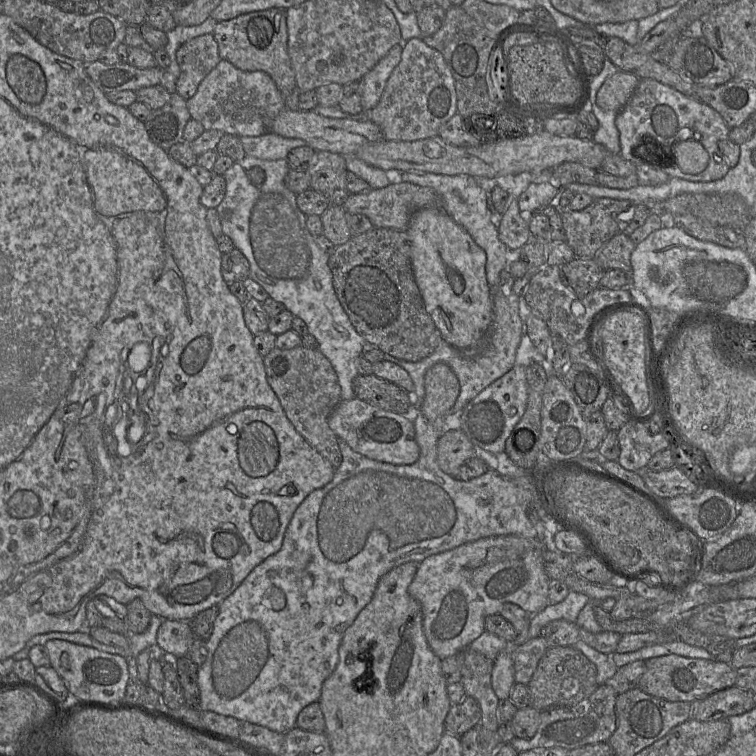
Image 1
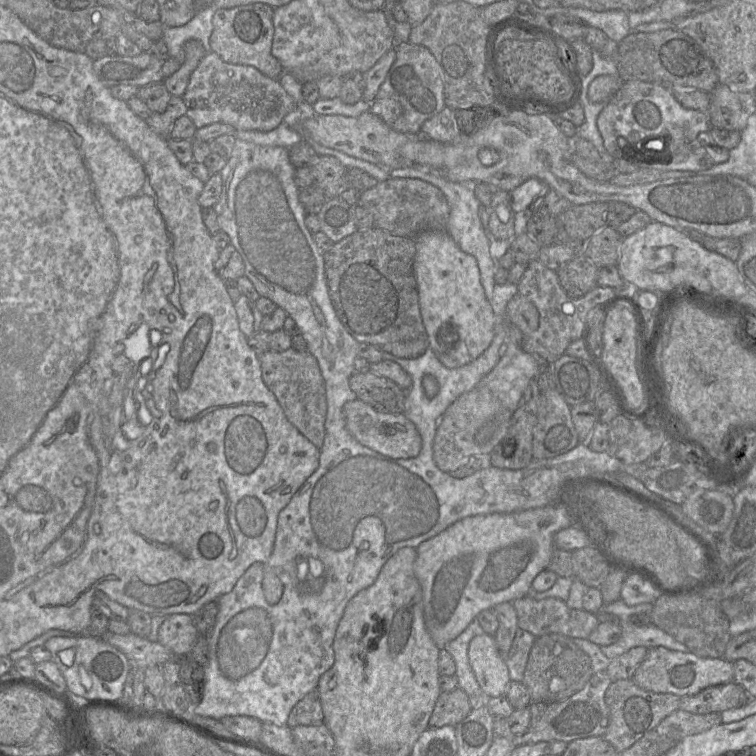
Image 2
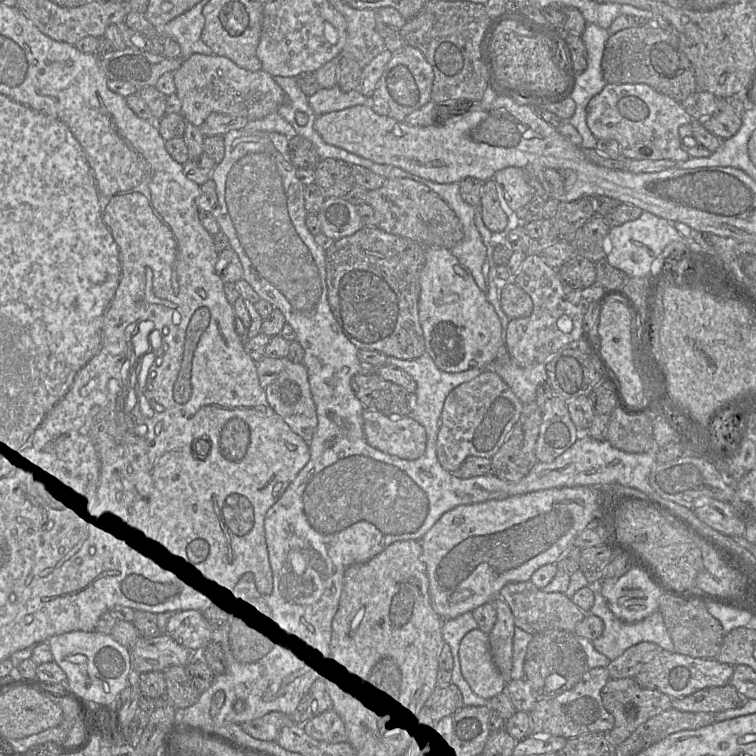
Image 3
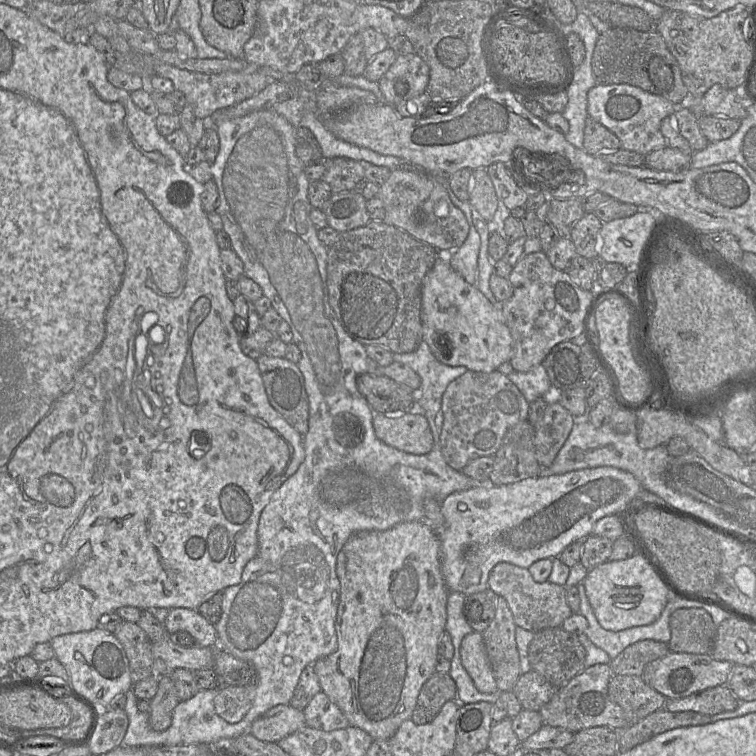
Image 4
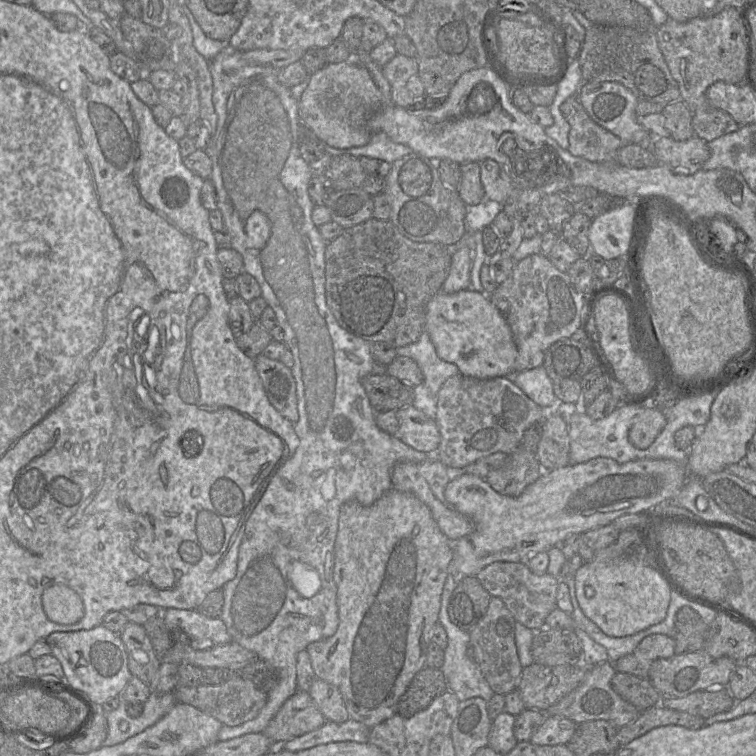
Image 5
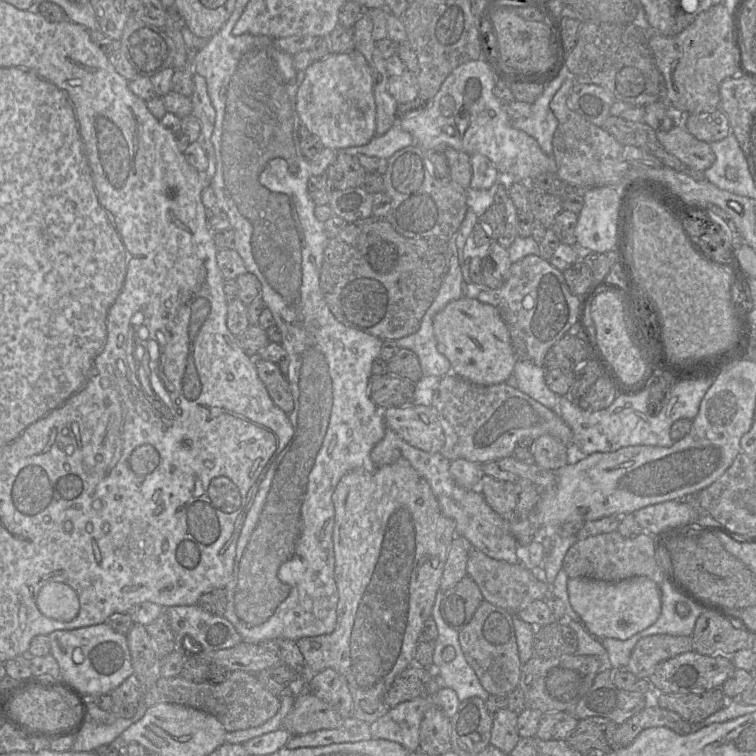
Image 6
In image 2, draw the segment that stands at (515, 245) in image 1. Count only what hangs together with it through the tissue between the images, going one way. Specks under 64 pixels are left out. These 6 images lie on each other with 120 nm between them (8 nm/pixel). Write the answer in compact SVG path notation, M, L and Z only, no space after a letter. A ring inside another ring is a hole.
M495 189L492 203L489 207L489 228L497 239L512 240L516 236L515 212L510 203L510 193Z

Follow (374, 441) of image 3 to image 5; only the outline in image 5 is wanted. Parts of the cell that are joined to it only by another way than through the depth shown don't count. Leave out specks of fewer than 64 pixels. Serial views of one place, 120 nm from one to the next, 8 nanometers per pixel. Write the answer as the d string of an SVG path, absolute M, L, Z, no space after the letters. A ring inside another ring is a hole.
M413 405L376 412L375 420L380 429L417 451L435 454L439 448L441 435L436 421Z

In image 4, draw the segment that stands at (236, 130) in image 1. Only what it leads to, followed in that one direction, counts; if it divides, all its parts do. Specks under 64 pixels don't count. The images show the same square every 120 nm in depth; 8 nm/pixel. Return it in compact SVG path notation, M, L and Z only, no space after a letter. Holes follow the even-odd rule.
M168 64L159 65L154 75L171 80L175 90L179 90L184 94L187 104L193 108L195 115L205 121L208 121L216 110L231 107L252 98L265 89L272 81L276 81L258 71L250 73L225 71L207 74L180 69Z

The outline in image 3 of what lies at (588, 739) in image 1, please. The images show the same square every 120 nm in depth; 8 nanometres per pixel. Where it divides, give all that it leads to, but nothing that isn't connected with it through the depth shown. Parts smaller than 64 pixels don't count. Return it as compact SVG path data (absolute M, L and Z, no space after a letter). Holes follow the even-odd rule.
M607 667L589 669L570 690L550 699L538 699L530 711L532 734L551 734L566 739L586 733L608 733L614 727L614 717L605 708L601 691L611 679Z

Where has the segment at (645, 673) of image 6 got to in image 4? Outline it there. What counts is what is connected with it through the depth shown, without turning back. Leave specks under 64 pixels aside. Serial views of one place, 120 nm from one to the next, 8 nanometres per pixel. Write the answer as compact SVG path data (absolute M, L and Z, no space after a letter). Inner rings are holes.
M642 640L626 647L613 658L609 665L614 675L641 676L644 667L651 661L664 657L669 653L668 644L655 640Z

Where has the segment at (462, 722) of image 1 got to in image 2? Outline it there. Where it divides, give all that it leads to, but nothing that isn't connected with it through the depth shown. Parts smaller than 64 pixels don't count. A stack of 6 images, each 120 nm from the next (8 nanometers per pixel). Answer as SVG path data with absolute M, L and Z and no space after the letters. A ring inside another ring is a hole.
M459 686L450 692L441 692L429 719L429 727L456 726L471 709L470 698Z

